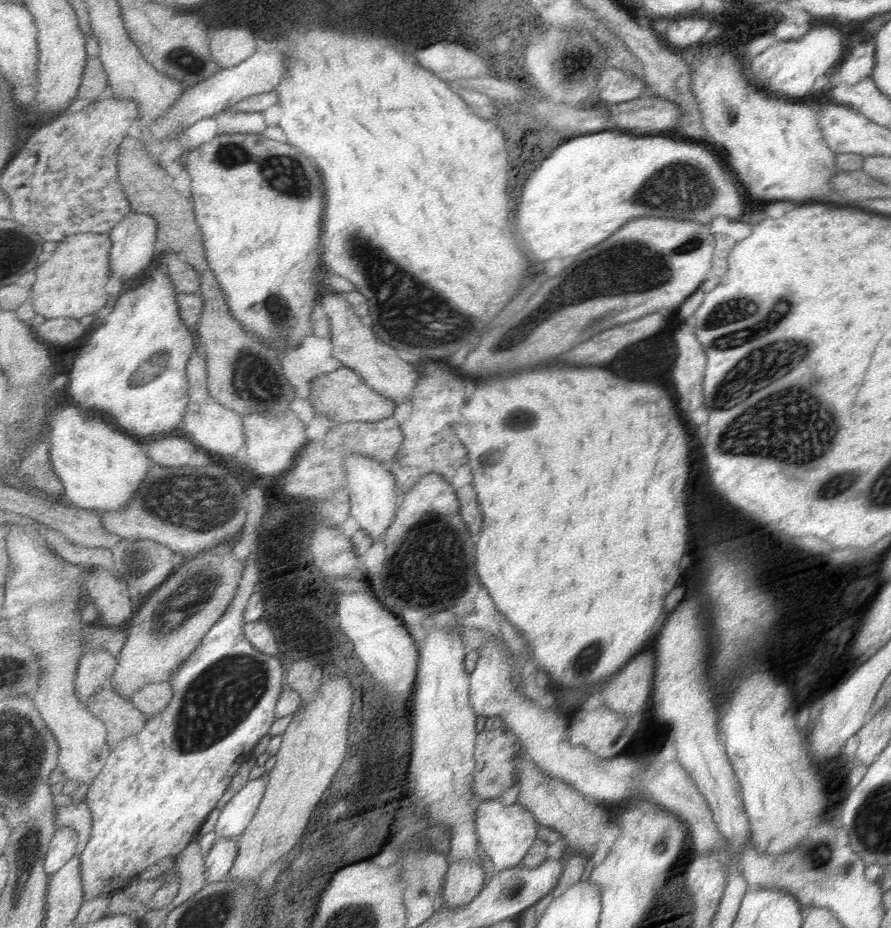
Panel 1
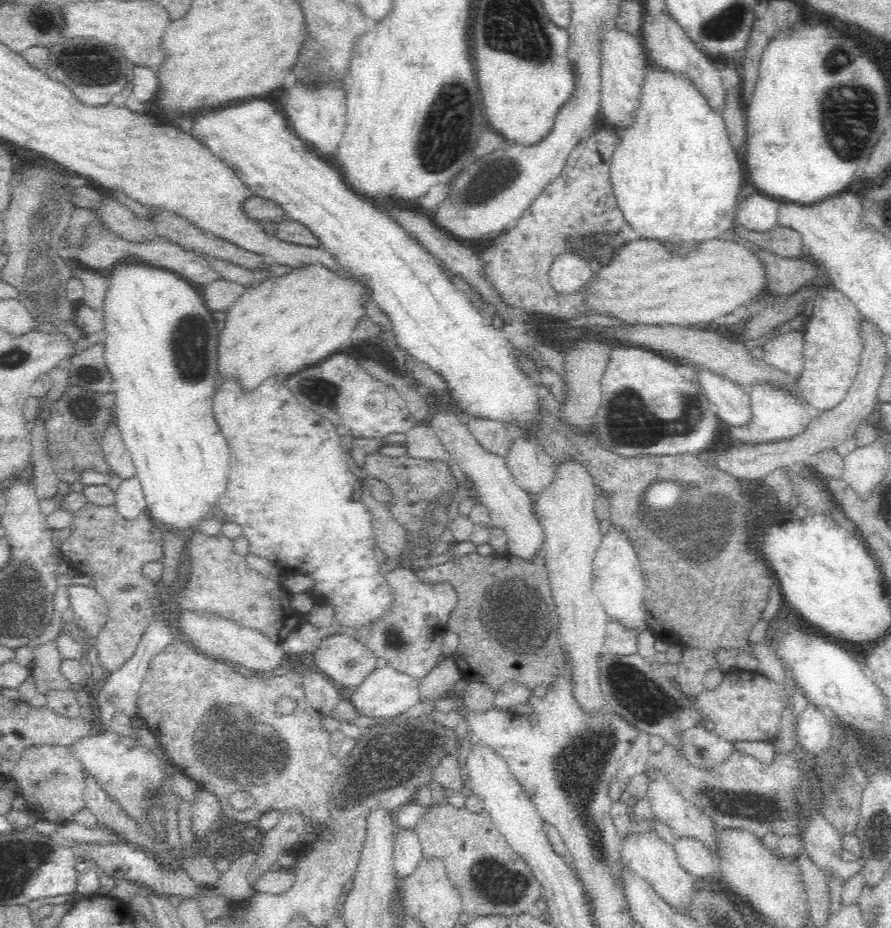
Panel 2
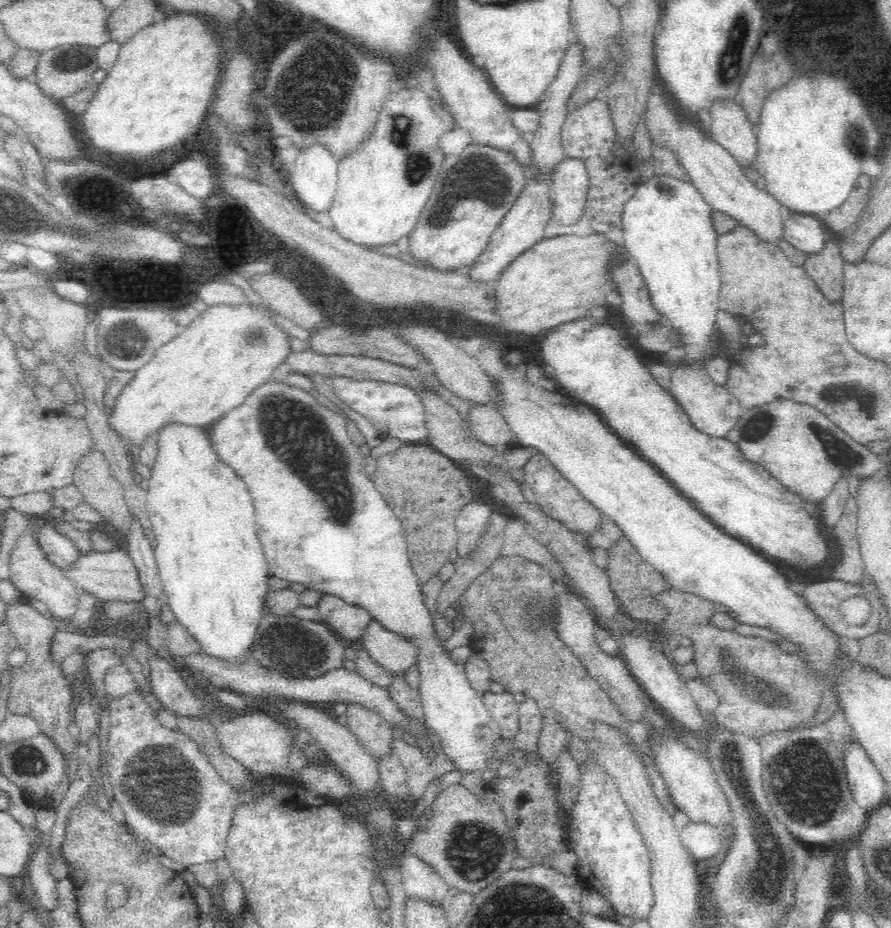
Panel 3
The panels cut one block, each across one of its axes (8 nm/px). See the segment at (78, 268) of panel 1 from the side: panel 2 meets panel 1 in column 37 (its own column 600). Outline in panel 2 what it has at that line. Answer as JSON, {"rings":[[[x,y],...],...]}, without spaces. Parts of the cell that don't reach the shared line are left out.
{"rings":[[[718,238],[700,242],[696,250],[688,254],[670,252],[660,240],[636,240],[620,248],[618,256],[610,266],[604,266],[602,276],[594,274],[590,282],[588,308],[590,312],[610,314],[624,324],[642,324],[642,326],[680,326],[680,328],[702,328],[704,324],[722,322],[728,314],[732,314],[740,306],[760,304],[760,298],[766,294],[768,276],[766,264],[748,250],[742,242]]]}

